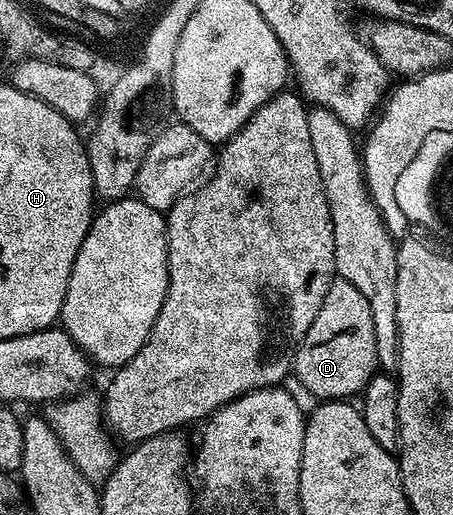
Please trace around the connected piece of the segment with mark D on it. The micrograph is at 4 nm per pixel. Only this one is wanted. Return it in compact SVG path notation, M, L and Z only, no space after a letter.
M336 278L328 286L328 294L324 294L324 302L320 302L320 310L316 310L316 318L312 318L312 326L308 326L308 334L304 334L298 349L294 351L293 379L299 380L319 401L325 402L357 397L379 368L376 331L368 299L364 298L360 290L350 282Z

